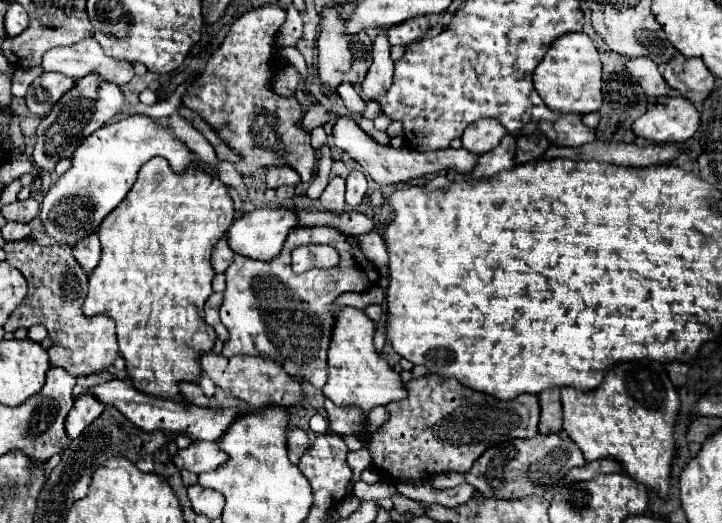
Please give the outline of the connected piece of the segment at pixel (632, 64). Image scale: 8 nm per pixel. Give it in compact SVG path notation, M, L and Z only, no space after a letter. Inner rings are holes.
M632 58L632 60L628 60L626 68L638 80L638 84L642 86L642 90L648 96L668 96L670 94L672 88L666 84L662 74L658 72L658 66L654 66L652 60Z

